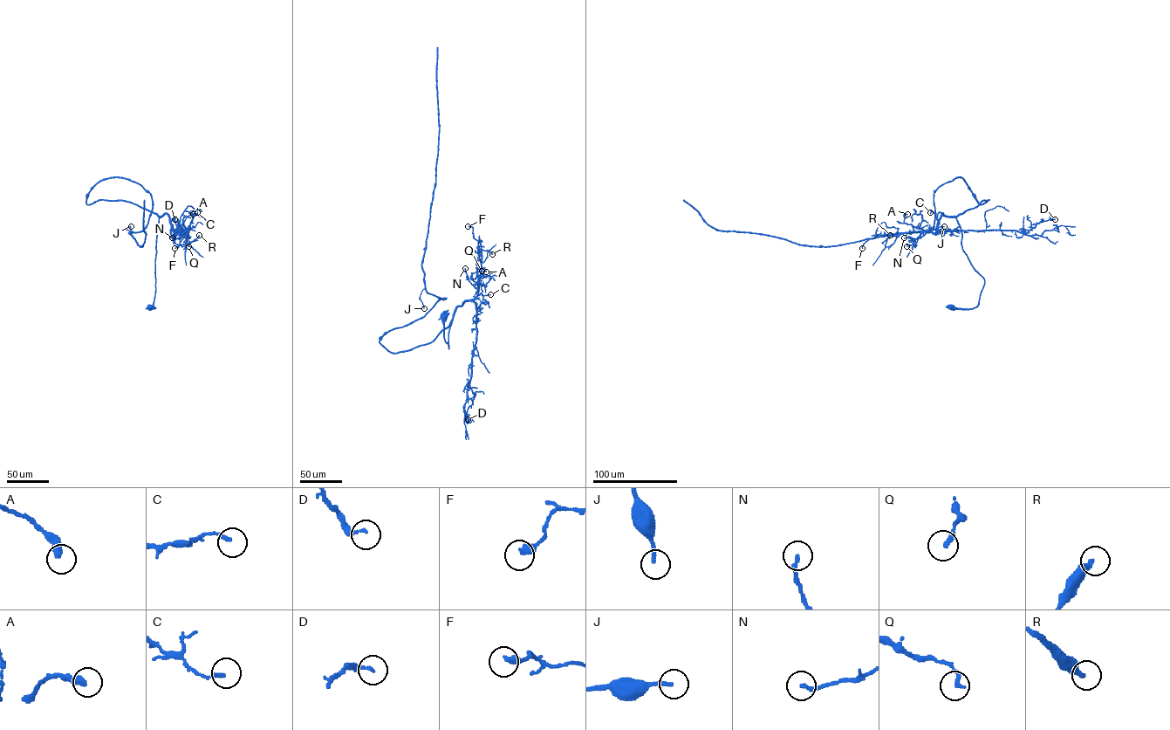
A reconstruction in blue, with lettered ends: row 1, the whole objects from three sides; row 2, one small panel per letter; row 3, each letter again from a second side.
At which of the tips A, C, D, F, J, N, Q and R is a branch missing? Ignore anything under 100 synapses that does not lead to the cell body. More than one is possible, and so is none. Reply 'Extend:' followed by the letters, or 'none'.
Extend: none

